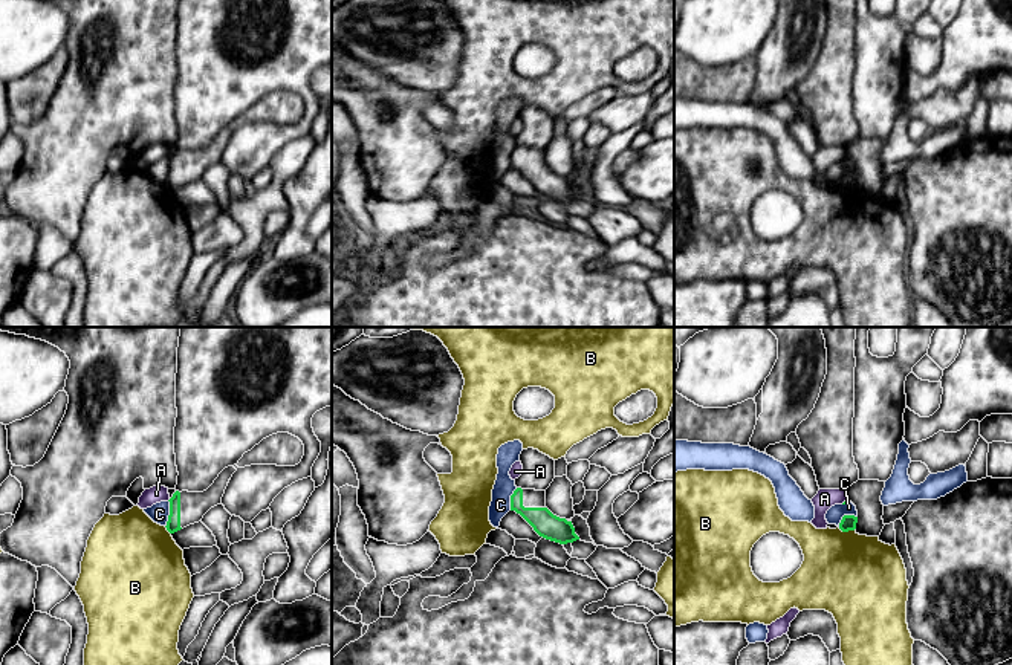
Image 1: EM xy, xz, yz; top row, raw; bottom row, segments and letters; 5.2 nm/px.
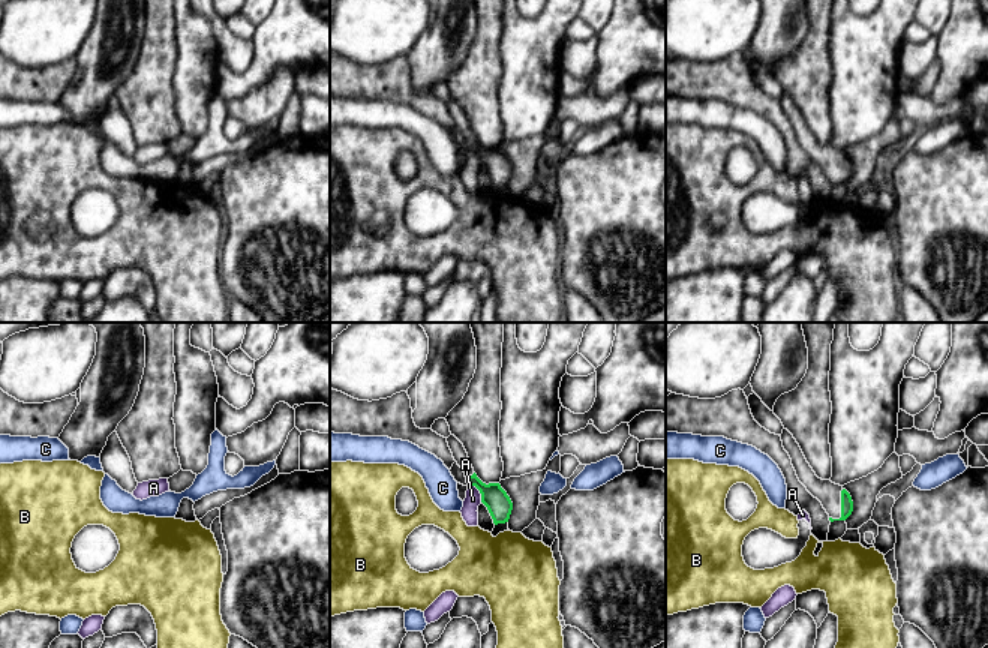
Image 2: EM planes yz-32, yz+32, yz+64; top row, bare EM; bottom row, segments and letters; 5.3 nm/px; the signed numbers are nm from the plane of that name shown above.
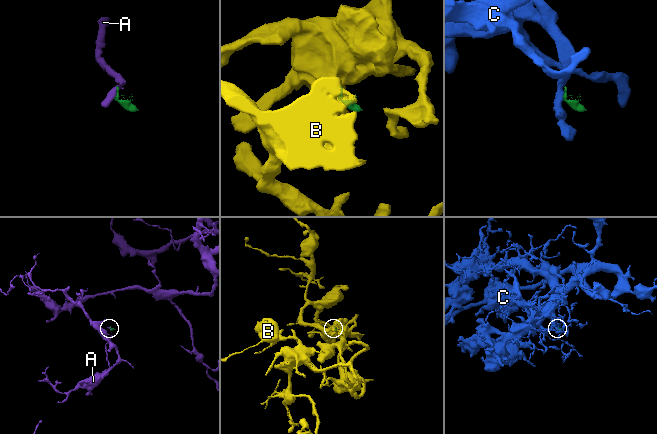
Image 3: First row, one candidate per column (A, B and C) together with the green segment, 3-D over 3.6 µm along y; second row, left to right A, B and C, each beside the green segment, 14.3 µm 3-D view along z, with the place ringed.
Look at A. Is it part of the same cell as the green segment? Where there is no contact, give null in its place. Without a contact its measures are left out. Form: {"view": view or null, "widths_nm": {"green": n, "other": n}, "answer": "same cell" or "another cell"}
{"view": "yz", "widths_nm": {"green": 20, "other": 100}, "answer": "another cell"}

